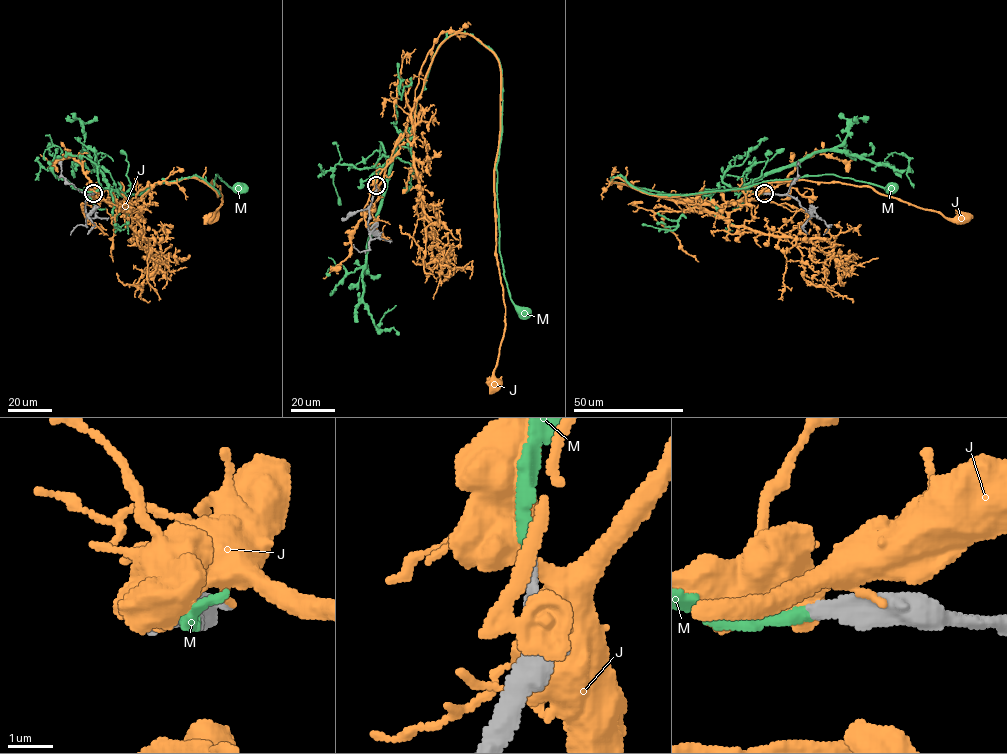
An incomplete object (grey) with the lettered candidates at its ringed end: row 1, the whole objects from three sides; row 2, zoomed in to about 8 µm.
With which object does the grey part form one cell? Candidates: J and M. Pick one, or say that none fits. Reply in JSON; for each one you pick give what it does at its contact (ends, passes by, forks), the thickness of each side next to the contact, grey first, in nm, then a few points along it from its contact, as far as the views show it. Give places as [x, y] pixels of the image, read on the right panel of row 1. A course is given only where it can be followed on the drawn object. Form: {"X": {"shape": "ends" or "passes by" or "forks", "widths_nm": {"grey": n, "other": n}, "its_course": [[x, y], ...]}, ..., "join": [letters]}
{"M": {"shape": "ends", "widths_nm": {"grey": 320, "other": 300}, "its_course": [[764, 193], [668, 194], [611, 180], [621, 175], [650, 193], [690, 195], [833, 174], [890, 188]]}, "join": ["M"]}

